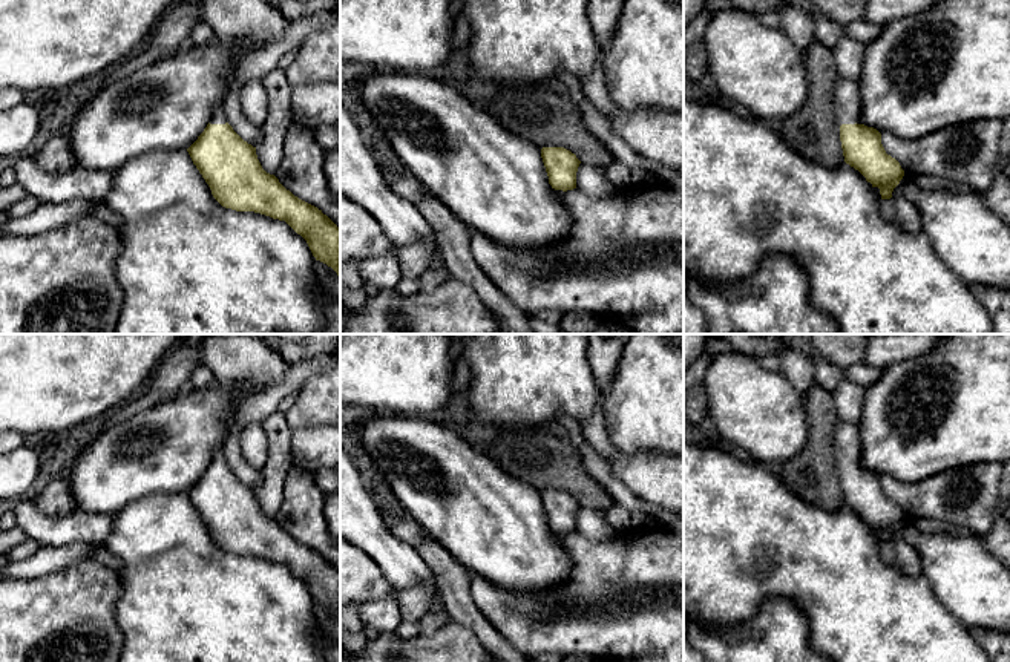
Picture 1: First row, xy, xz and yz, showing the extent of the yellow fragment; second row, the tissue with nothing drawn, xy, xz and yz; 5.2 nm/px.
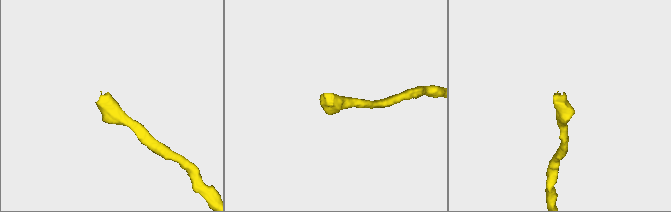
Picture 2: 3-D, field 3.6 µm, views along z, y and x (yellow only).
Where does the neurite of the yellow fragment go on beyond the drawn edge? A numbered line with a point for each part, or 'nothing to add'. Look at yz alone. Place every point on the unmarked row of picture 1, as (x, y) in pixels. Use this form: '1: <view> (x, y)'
1: yz (848, 445)

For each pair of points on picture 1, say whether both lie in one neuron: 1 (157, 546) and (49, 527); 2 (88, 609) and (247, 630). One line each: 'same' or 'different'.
1: different
2: different

